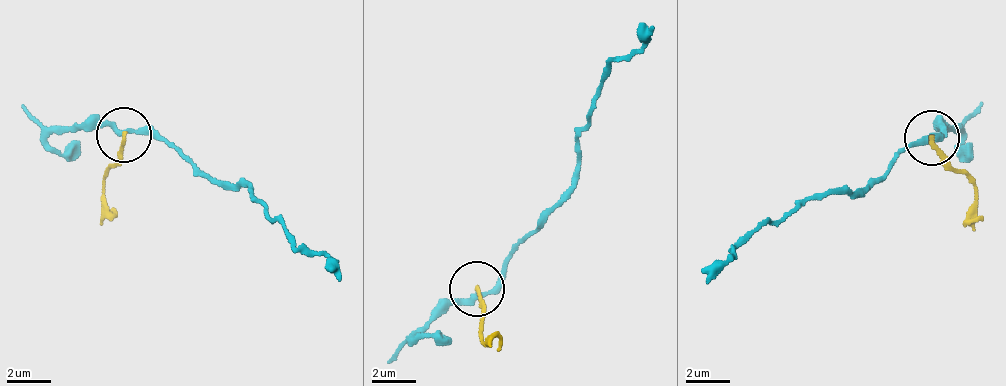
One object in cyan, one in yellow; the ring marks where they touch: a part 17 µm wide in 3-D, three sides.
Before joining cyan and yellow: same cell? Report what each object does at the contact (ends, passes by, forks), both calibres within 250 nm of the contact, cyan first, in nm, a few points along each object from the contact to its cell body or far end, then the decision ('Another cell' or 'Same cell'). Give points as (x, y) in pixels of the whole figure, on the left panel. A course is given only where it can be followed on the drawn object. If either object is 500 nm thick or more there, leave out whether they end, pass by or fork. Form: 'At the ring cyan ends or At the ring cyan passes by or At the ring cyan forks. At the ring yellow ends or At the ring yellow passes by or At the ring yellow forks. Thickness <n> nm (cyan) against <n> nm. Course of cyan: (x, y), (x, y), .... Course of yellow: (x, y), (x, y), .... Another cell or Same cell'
At the ring cyan passes by. At the ring yellow ends. Thickness 220 nm (cyan) against 170 nm. Course of cyan: (122, 136), (164, 139), (206, 175), (243, 185), (286, 235), (330, 258), (341, 283). Course of yellow: (122, 136), (107, 169), (105, 207), (116, 207). Another cell

